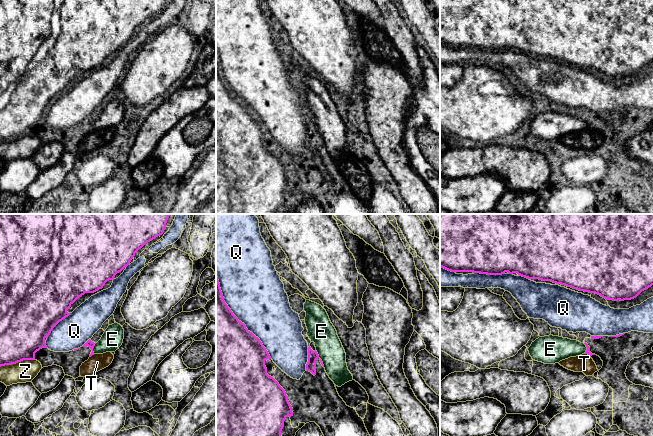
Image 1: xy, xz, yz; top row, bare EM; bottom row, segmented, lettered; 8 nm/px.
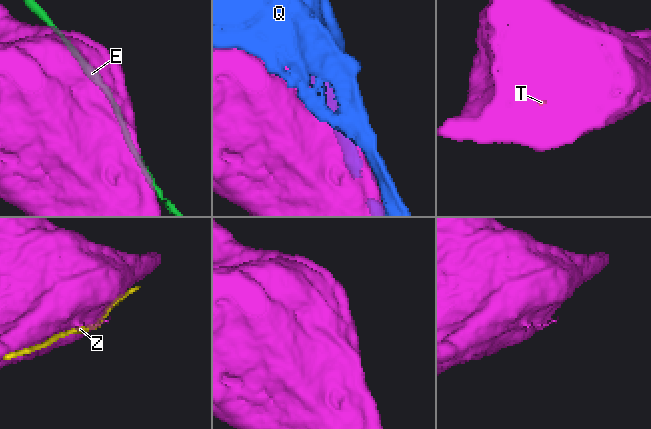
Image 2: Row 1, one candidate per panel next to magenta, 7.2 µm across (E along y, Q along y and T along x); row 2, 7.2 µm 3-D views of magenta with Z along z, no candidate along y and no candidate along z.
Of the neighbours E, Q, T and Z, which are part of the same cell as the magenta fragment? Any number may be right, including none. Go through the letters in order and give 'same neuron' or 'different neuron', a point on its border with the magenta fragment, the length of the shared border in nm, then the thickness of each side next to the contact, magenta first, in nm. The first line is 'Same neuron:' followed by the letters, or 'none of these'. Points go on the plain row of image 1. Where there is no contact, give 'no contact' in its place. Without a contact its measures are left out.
Same neuron: none of these
E: different neuron; contact xy (93, 123); length 90 nm; calibres 60 and 170 nm
Q: different neuron; contact xz (236, 93); length 800 nm; calibres 500 and 460 nm
T: different neuron; contact xy (92, 130); length 50 nm; calibres 60 and 140 nm
Z: different neuron; contact xy (17, 138); length 280 nm; calibres 360 and 180 nm

